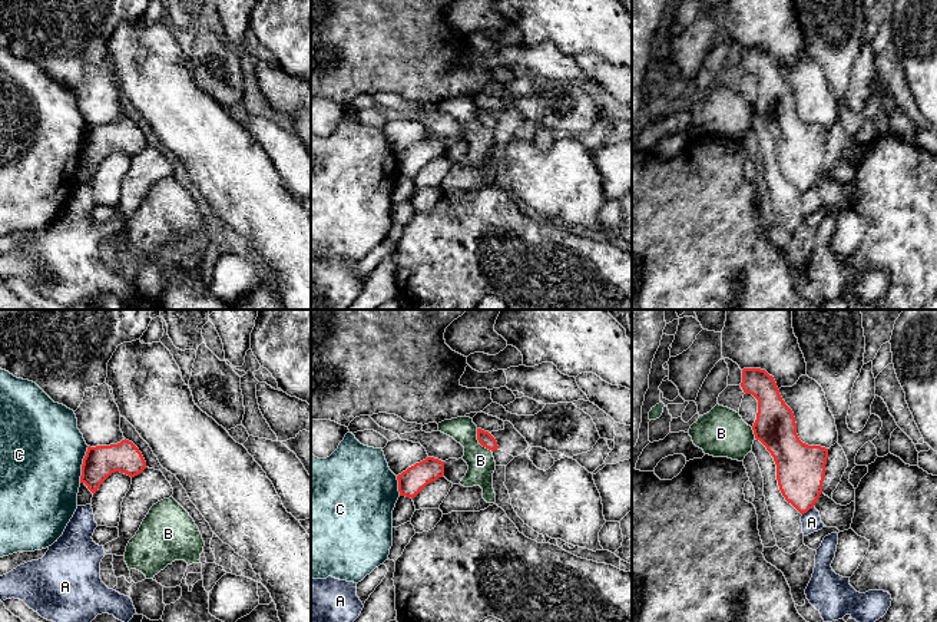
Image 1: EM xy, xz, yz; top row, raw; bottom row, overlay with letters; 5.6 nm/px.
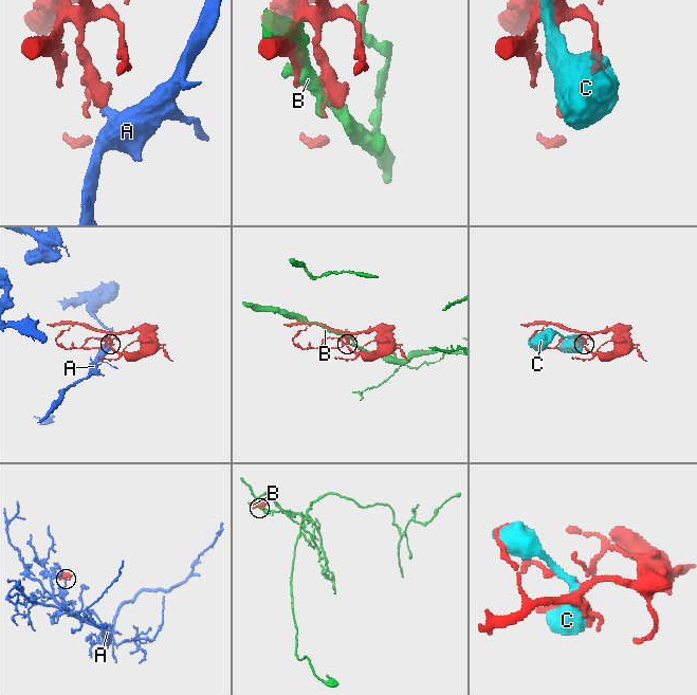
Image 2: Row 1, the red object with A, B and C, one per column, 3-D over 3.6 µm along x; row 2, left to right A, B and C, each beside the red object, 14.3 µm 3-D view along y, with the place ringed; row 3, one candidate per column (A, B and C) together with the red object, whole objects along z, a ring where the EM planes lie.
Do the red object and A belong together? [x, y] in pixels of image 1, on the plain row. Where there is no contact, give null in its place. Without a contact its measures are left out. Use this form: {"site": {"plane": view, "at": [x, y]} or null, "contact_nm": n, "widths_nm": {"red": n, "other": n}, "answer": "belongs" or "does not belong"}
{"site": {"plane": "yz", "at": [807, 189]}, "contact_nm": 80, "widths_nm": {"red": 280, "other": 110}, "answer": "does not belong"}

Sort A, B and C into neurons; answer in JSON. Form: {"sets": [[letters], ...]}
{"sets": [["A"], ["B"], ["C"]]}

